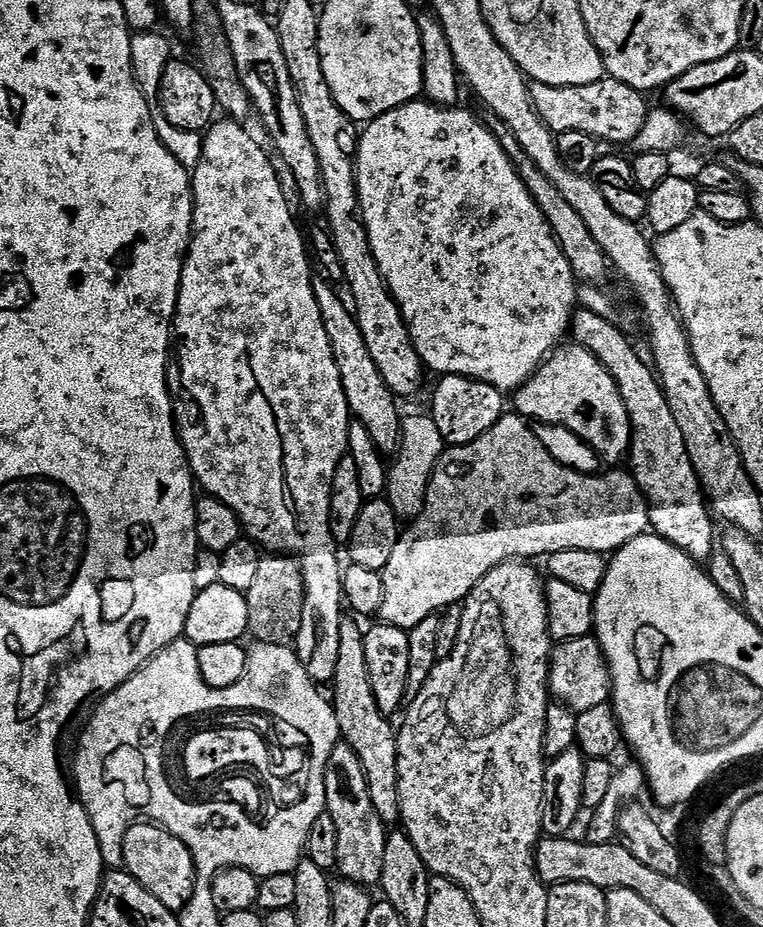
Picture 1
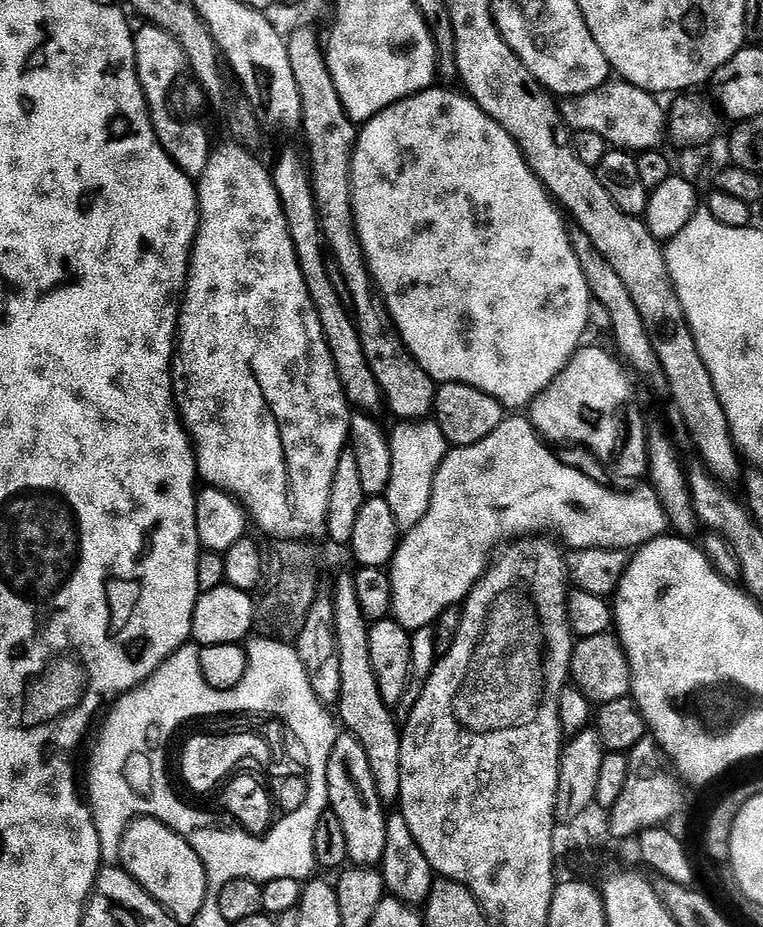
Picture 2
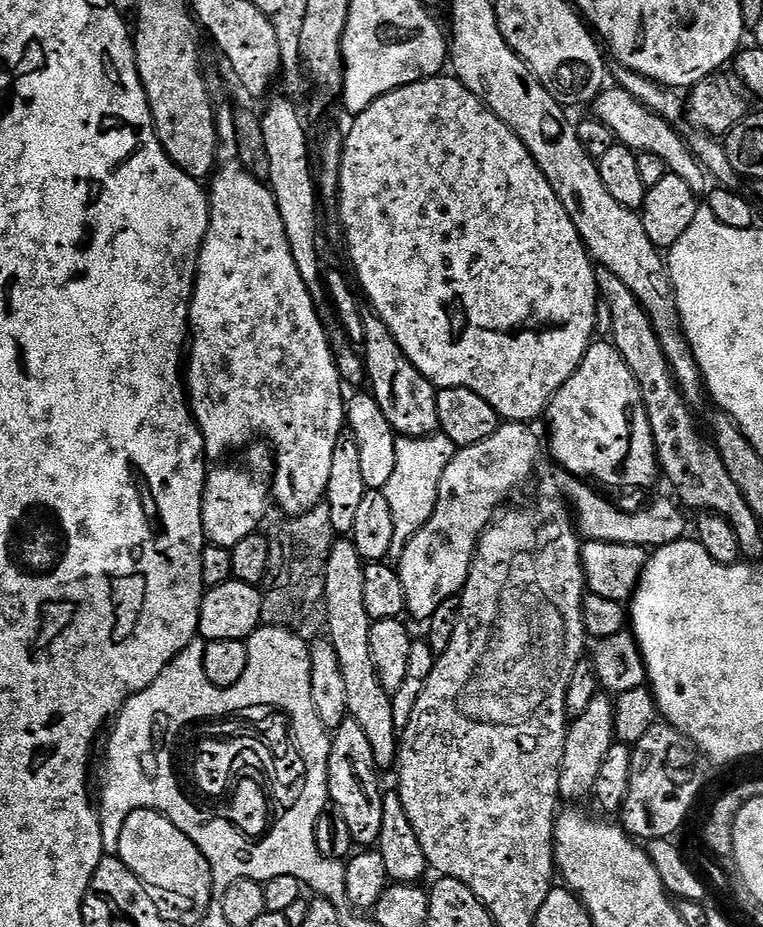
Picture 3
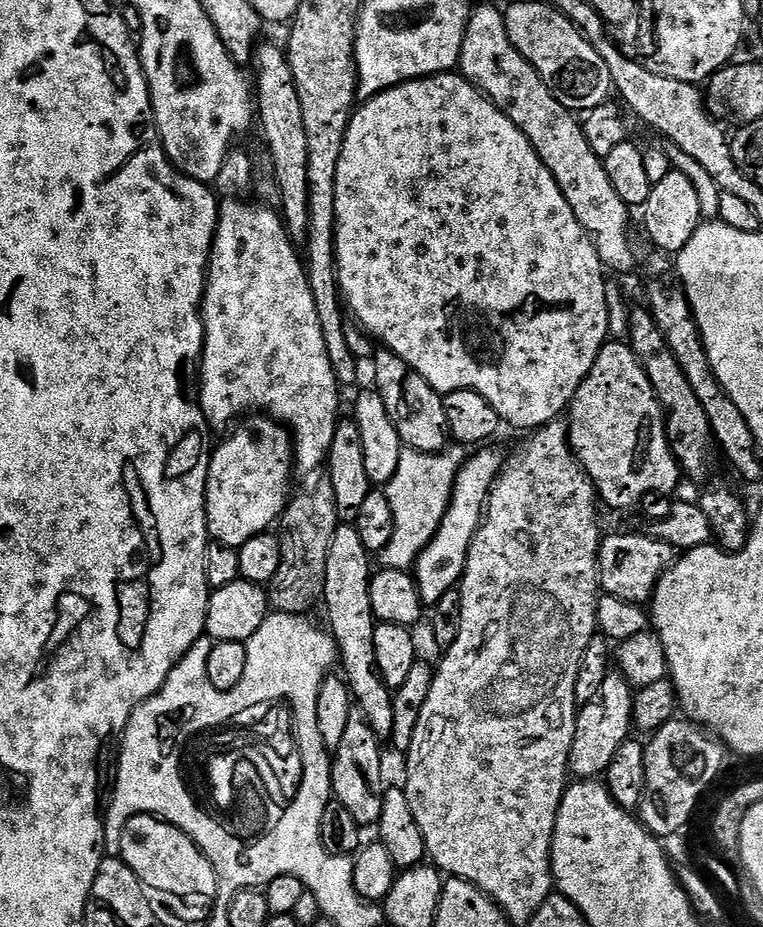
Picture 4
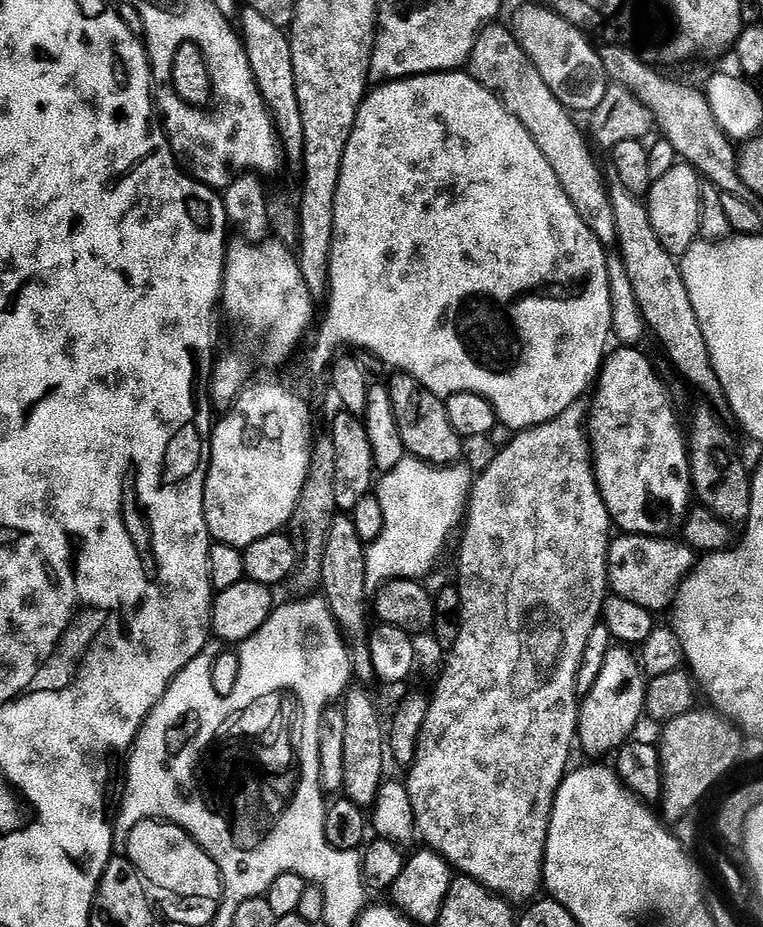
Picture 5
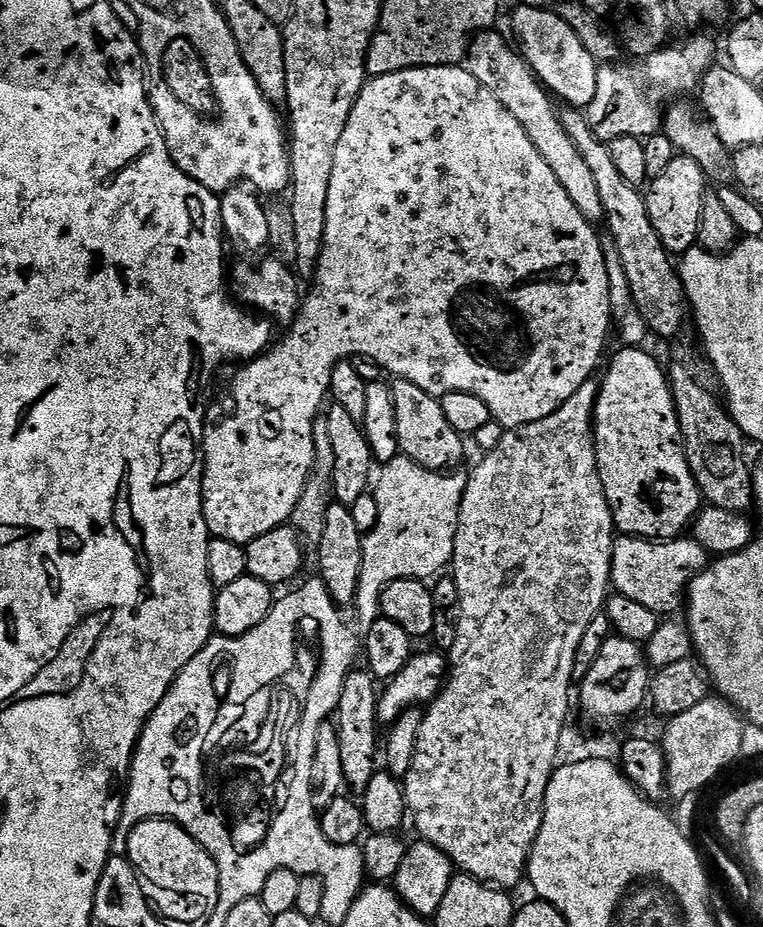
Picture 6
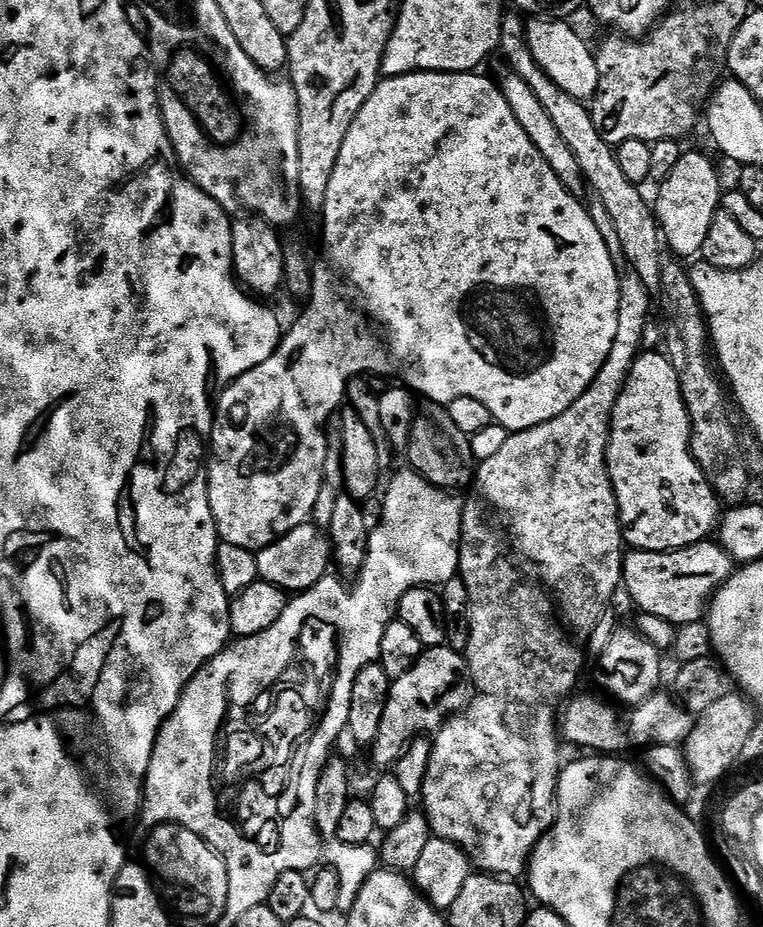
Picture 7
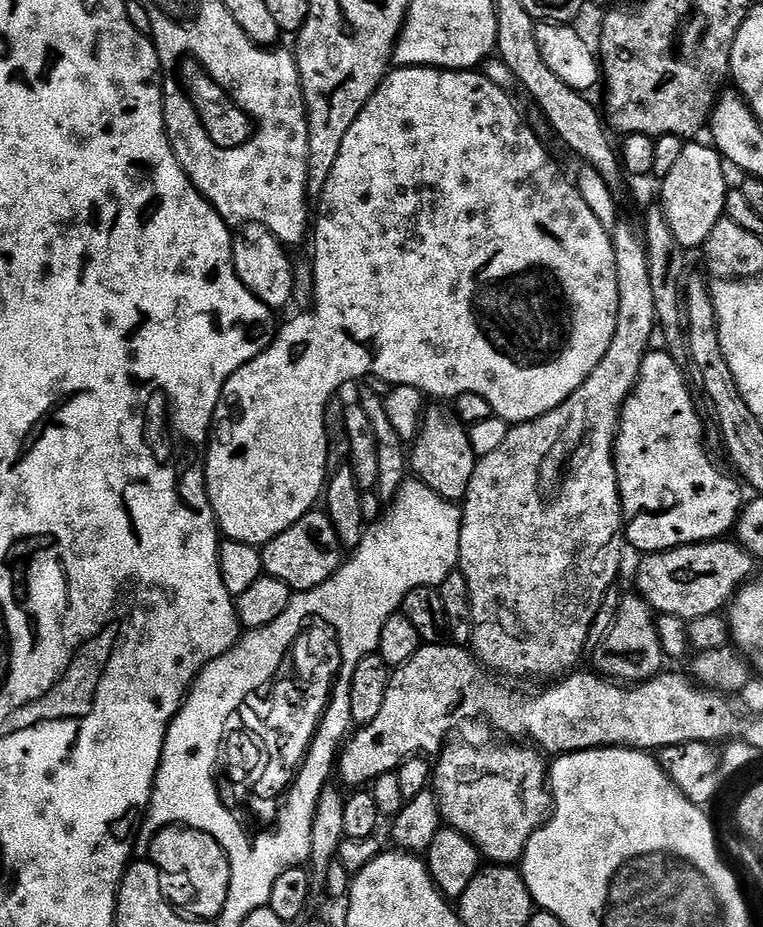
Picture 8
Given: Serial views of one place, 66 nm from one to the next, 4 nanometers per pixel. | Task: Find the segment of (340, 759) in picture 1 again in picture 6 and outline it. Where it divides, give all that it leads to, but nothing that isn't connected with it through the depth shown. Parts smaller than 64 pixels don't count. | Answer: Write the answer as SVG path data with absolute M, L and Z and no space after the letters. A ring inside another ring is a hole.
M353 670L349 672L346 682L342 686L340 701L334 713L334 727L340 733L340 749L342 750L342 774L345 785L357 794L368 789L370 782L376 777L378 765L376 755L382 752L382 725L378 706L378 684L371 671Z

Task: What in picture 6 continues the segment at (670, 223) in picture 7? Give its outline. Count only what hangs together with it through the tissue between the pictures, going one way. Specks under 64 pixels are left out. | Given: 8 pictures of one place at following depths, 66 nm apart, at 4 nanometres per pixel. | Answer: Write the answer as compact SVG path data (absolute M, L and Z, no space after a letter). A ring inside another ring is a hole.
M681 154L676 155L670 166L666 166L666 170L662 170L662 174L658 174L658 178L654 178L647 185L646 199L650 222L669 254L683 254L697 247L705 191L706 177L698 162Z

